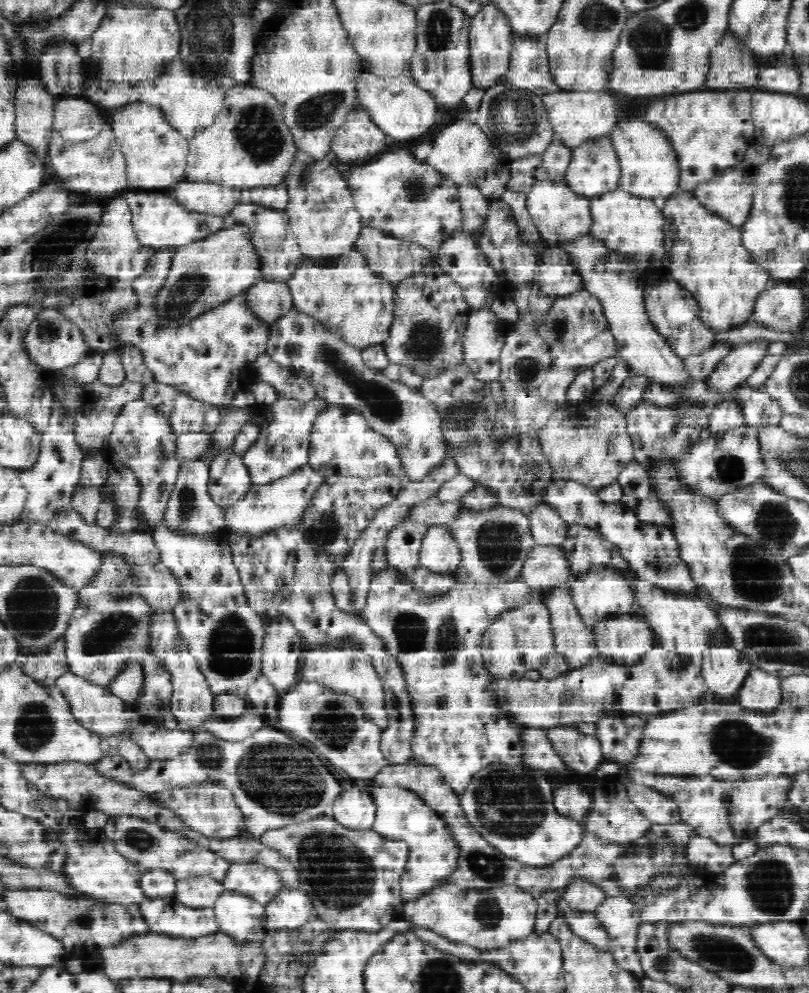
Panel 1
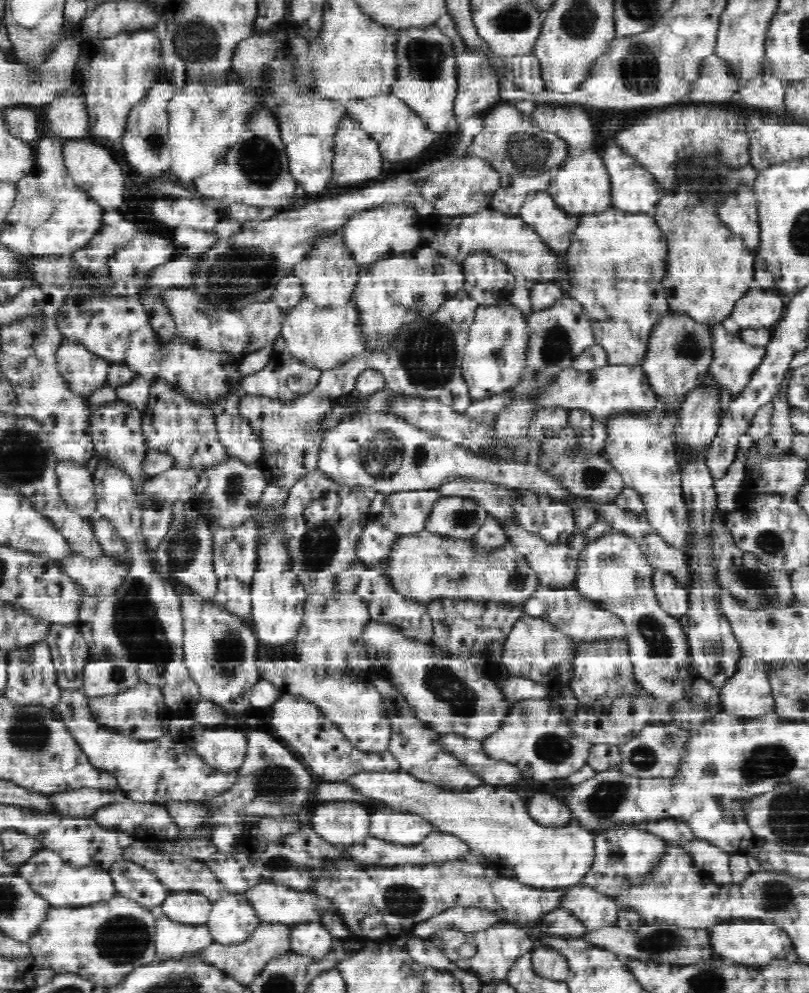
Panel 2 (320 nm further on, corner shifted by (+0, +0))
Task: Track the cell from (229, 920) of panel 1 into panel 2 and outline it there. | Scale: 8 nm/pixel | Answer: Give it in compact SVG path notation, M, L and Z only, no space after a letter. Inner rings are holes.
M228 894L214 902L206 920L216 942L244 942L262 922L242 894Z

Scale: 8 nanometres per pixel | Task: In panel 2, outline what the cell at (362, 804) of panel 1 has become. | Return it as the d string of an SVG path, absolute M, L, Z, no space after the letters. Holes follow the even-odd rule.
M350 800L318 804L309 816L312 816L313 829L325 841L331 844L355 844L370 835L370 806Z

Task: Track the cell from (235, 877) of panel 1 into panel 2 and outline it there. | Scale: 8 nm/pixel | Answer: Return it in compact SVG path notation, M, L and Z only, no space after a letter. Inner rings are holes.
M260 882L244 892L250 905L262 921L281 922L287 925L300 920L313 919L320 921L318 904L325 904L327 909L330 901L312 894L302 894L289 886L278 886L272 882Z

